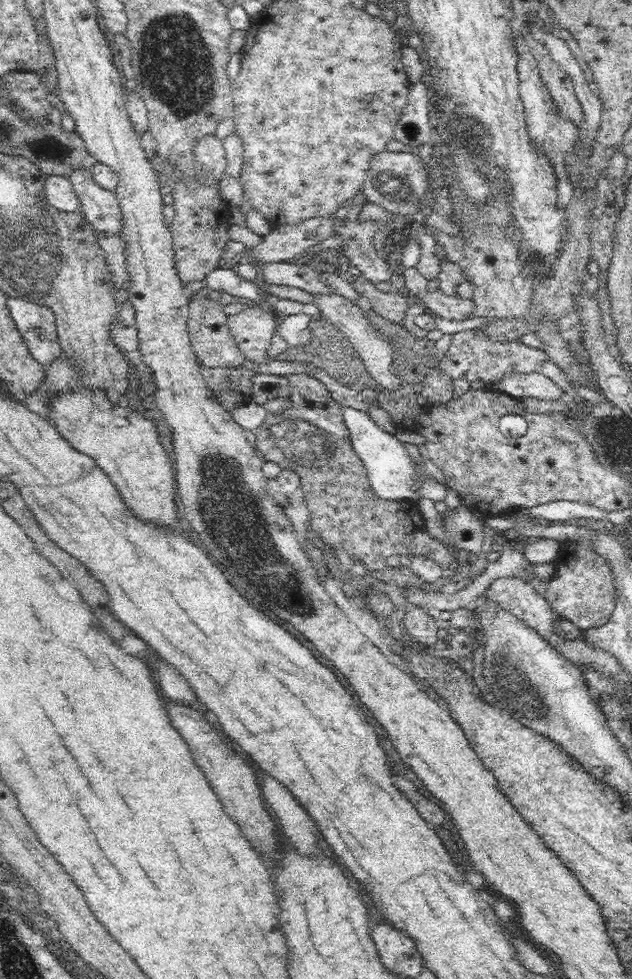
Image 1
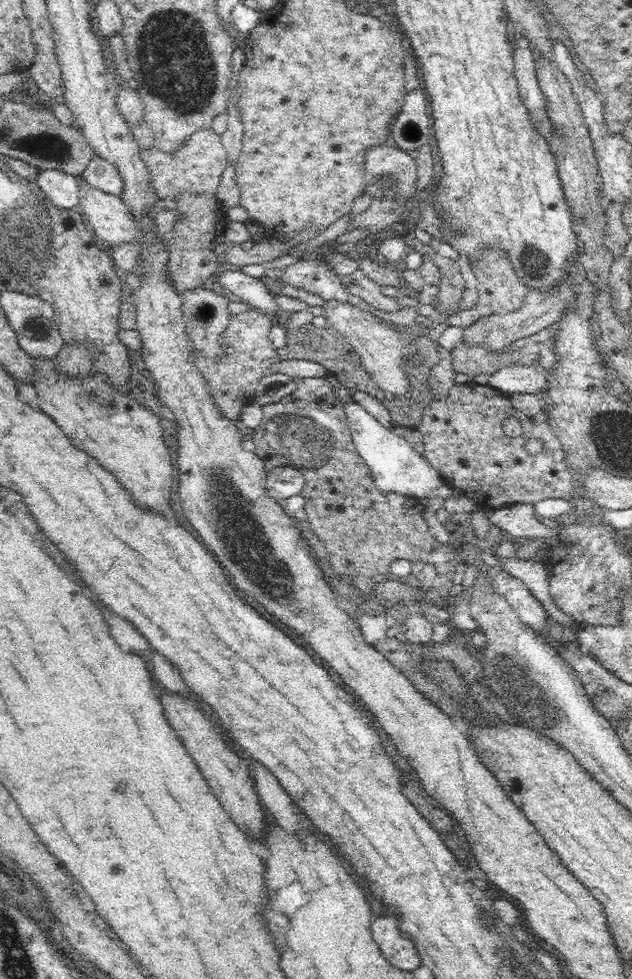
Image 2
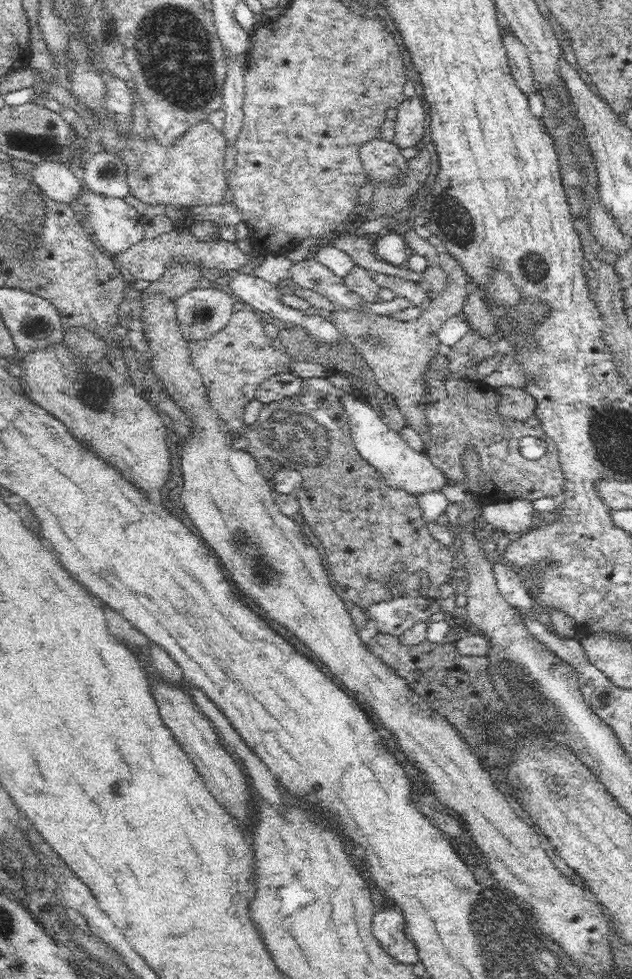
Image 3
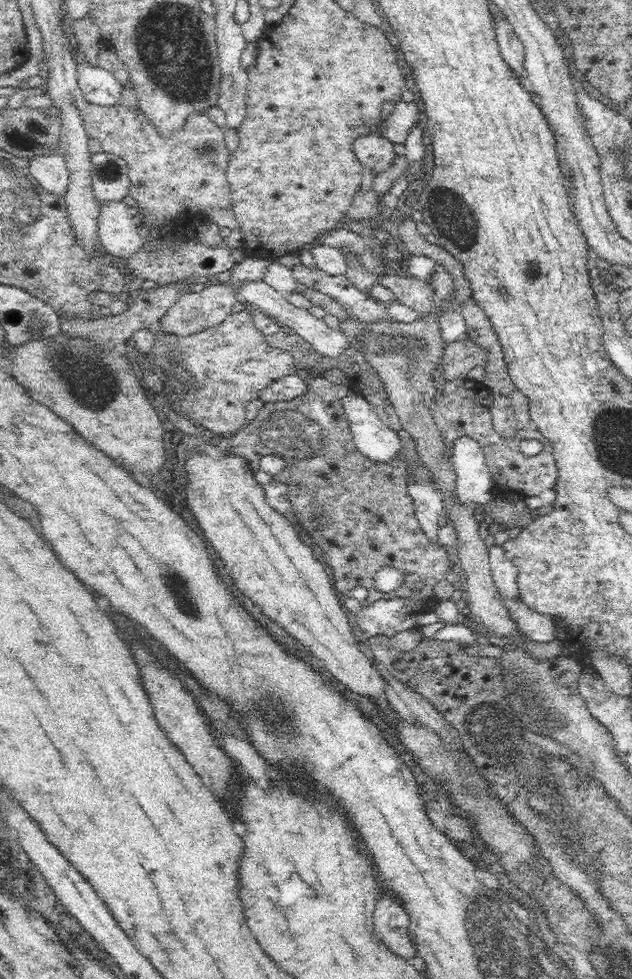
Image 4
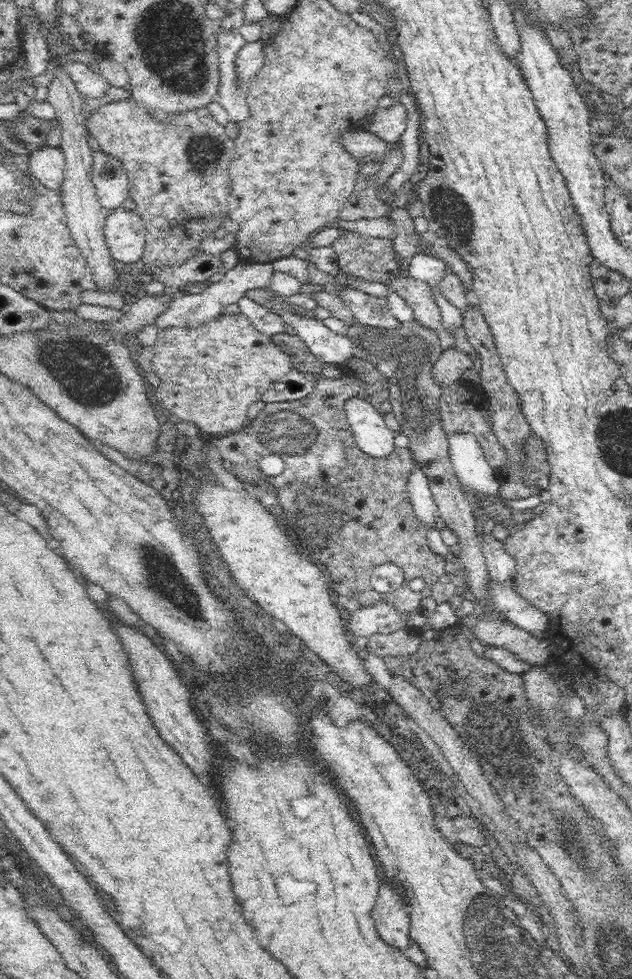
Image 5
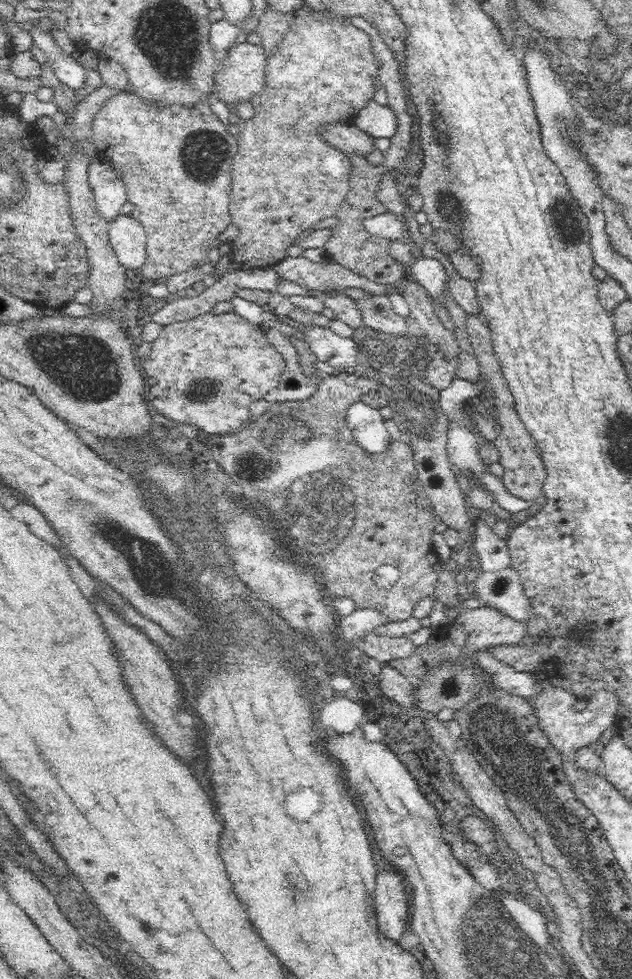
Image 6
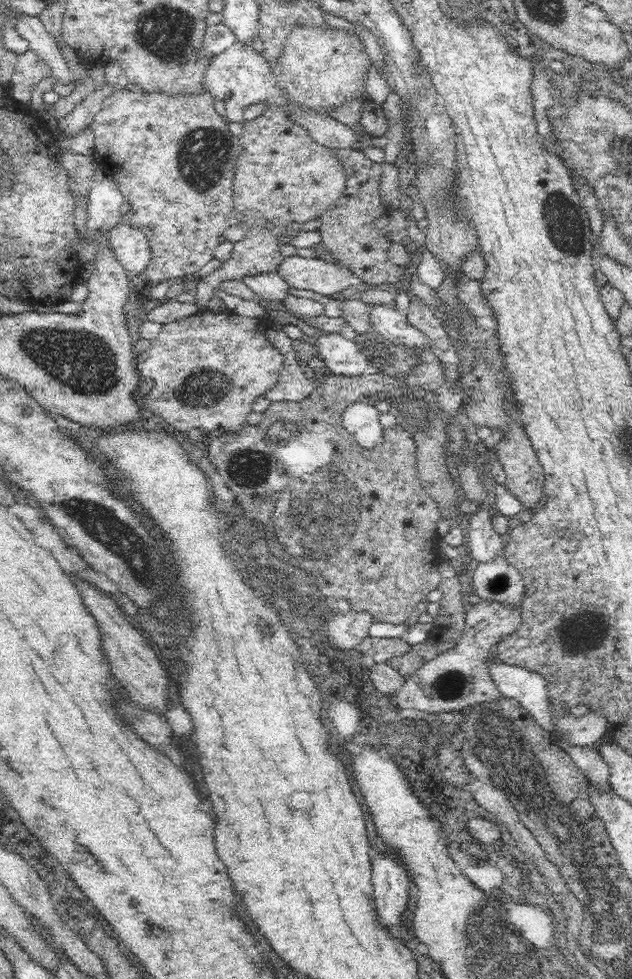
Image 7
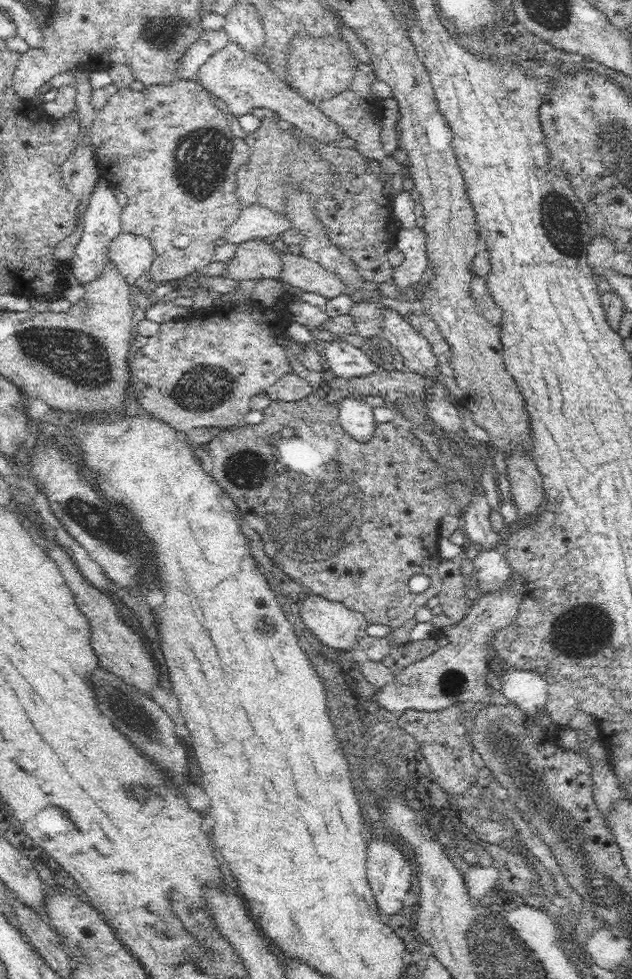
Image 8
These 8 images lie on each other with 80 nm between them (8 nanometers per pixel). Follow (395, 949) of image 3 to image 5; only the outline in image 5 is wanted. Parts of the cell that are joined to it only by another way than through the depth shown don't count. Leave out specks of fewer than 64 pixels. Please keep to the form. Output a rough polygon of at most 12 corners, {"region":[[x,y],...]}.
{"region":[[380,886],[372,916],[380,938],[405,952],[410,912],[396,886]]}

